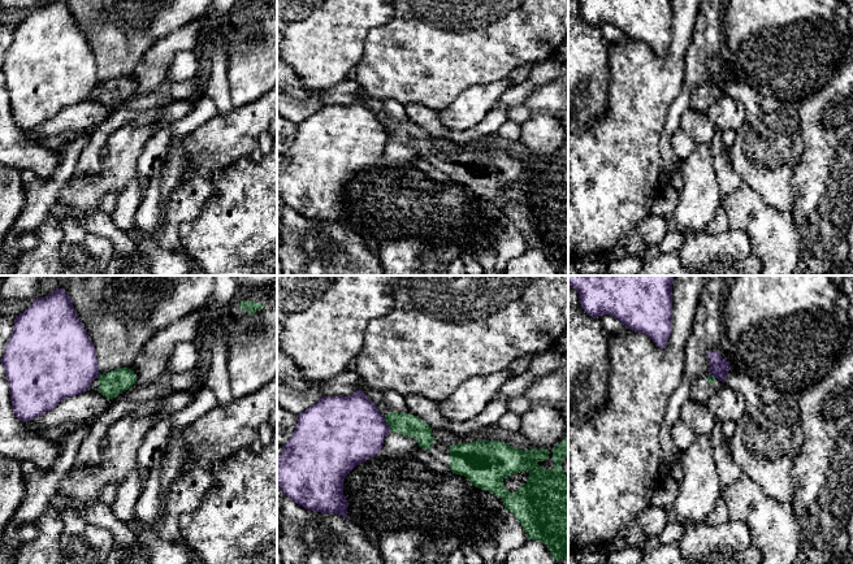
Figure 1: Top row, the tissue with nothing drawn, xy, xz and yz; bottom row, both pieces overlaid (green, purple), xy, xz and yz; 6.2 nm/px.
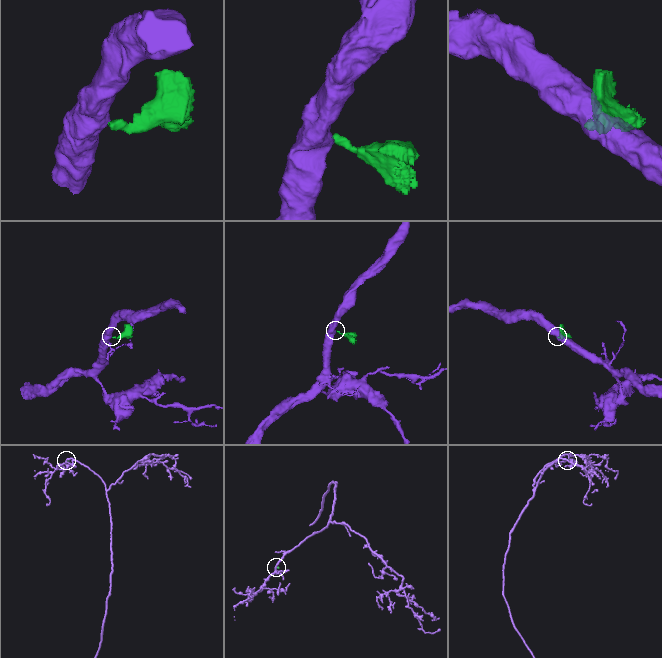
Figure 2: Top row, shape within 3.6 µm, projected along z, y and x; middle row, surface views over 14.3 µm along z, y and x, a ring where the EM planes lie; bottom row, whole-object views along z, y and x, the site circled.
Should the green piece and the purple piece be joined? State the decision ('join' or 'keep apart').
keep apart

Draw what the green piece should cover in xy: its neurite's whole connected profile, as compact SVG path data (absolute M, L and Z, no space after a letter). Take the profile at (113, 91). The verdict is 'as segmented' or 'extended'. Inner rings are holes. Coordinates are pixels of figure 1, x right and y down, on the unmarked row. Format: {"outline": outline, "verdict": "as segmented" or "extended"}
{"outline": "M120 77L105 83L100 83L90 92L88 99L99 100L103 105L113 108L120 101L130 97L135 90L137 86L134 83L134 79Z", "verdict": "extended"}

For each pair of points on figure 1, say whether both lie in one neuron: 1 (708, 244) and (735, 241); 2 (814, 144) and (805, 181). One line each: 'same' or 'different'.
1: same
2: same

